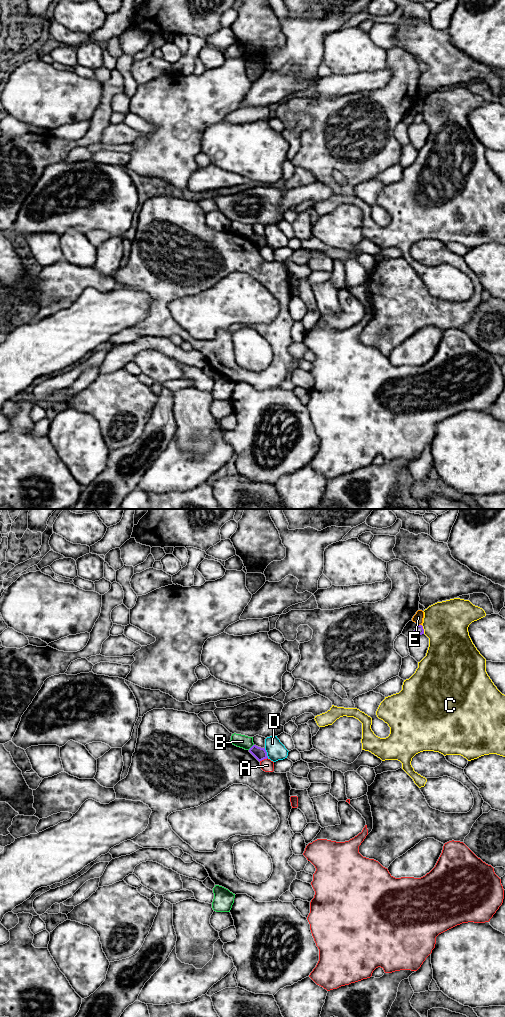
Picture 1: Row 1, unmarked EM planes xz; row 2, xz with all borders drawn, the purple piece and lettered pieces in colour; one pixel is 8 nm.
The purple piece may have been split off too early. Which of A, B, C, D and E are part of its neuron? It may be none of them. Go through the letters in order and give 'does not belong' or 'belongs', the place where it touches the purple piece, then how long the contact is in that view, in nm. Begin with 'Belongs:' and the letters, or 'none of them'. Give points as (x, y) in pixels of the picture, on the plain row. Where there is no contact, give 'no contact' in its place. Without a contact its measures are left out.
Belongs: none of them
A: does not belong | xz (263, 247) | 80 nm
B: does not belong | xz (251, 235) | 60 nm
C: does not belong | xz (423, 117) | 80 nm
D: does not belong | xz (266, 241) | 90 nm
E: does not belong | xz (419, 113) | 40 nm

